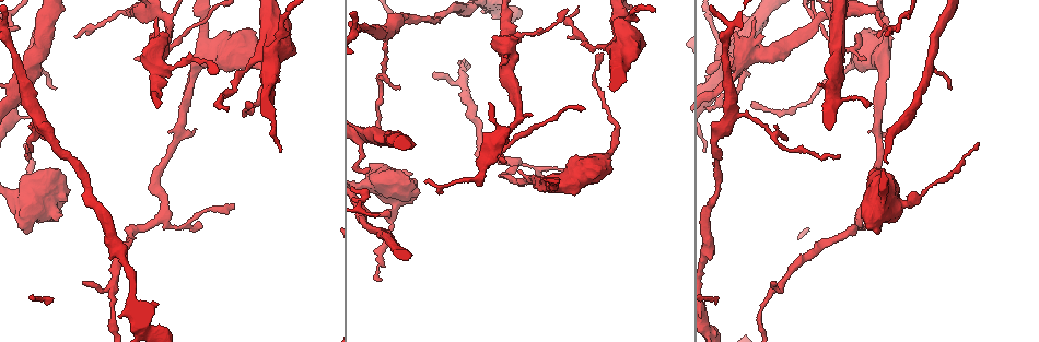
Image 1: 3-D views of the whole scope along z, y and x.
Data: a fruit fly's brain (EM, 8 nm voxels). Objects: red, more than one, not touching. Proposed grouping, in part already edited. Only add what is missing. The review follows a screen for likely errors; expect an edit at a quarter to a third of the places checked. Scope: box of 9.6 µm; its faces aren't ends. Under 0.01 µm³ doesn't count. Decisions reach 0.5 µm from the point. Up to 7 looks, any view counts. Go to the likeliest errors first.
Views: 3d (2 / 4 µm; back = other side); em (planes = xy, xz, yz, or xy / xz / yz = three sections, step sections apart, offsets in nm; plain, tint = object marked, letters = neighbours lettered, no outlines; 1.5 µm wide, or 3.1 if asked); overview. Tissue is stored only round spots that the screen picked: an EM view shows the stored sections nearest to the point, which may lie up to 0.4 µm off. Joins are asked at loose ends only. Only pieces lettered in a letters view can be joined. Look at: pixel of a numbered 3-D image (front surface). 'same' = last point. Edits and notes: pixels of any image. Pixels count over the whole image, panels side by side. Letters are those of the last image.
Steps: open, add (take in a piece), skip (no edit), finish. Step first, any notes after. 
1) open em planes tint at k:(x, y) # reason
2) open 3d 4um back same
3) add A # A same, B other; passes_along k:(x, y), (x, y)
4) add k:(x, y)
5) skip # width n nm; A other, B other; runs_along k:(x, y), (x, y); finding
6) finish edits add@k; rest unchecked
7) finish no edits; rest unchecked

open 3d 4um at 1:(379, 281) # end of a long branch

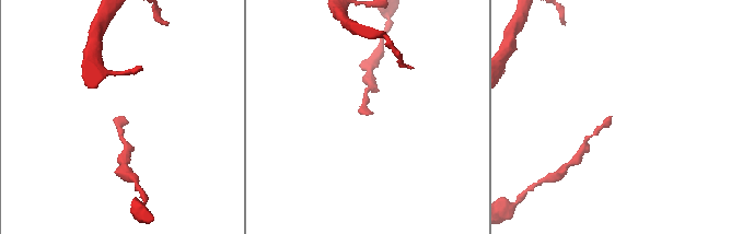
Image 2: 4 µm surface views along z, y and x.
open em planes letters at 2:(609, 118) # need the tissue

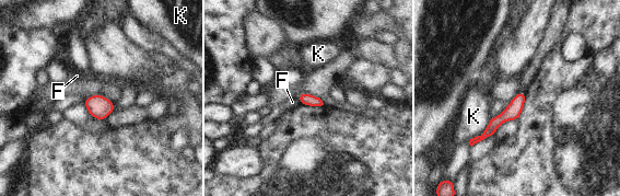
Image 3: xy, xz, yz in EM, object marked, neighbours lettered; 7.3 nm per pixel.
skip # F other, K other; none of them fits

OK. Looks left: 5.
open 3d 4um at 1:(194, 129) # free end

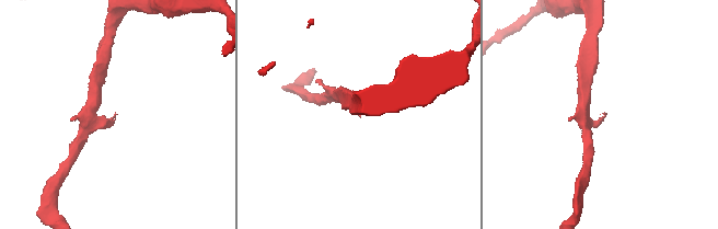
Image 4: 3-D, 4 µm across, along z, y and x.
open em xz step 8 tint at 4:(360, 116) # shape alone is not enough

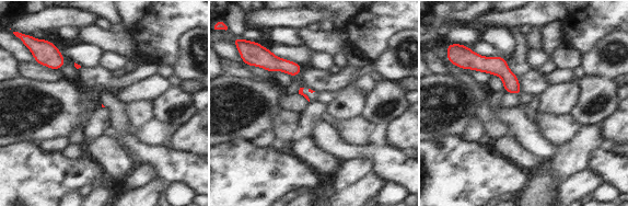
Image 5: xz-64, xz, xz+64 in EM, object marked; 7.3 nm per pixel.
open em xy step 8 letters same

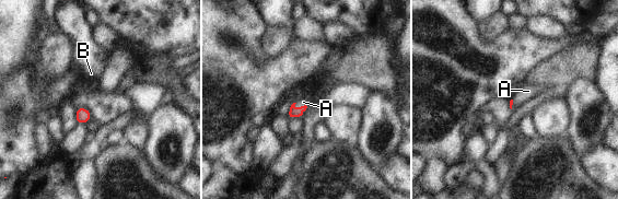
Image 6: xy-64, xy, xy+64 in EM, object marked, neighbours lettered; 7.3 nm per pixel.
add A # A same, B other; passes_along 6:(293, 113), (301, 106), (303, 102); it goes on there

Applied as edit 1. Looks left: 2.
open 3d 4um at 1:(234, 203) # an open end

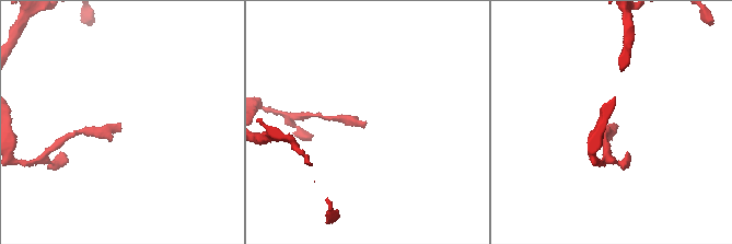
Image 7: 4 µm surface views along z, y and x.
open em planes letters at 7:(118, 124) # shape alone is not enough

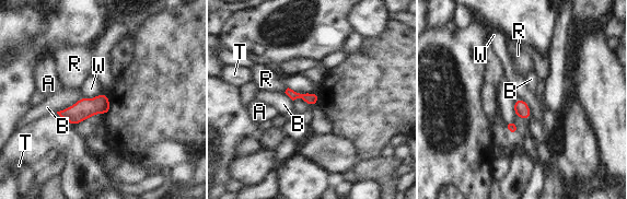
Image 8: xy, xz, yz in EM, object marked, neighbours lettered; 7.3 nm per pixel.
skip # A other, B other, R other, T other, W other; none of them fits

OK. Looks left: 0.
finish edits add@6; rest unchecked

